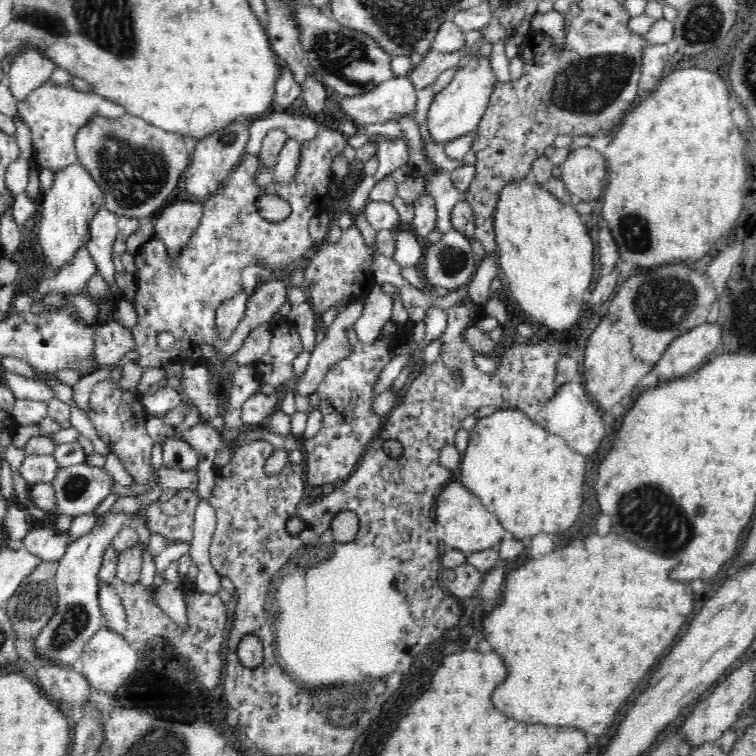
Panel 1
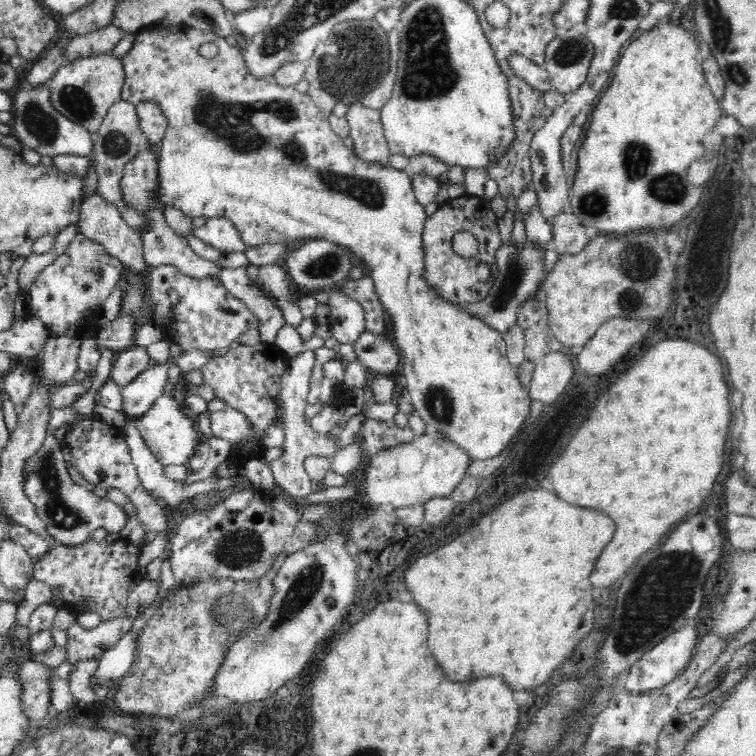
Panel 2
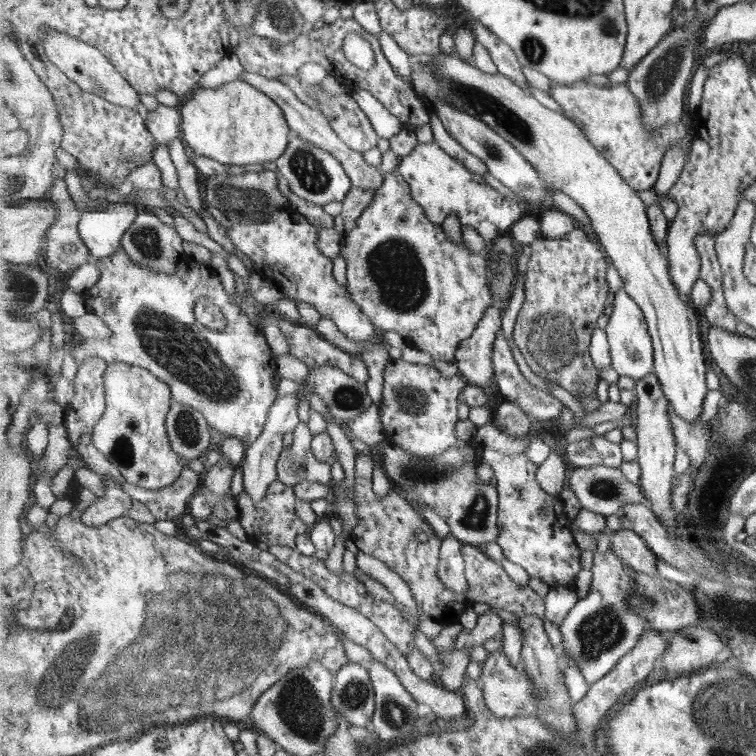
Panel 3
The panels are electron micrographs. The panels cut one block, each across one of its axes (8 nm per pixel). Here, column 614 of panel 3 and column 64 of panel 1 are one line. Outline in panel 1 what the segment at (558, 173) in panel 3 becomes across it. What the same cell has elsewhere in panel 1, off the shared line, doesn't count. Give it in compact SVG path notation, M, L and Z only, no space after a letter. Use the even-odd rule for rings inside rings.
M80 161L64 165L64 168L56 170L53 175L52 186L48 188L44 198L40 198L37 219L40 220L38 248L42 249L42 260L47 264L48 270L56 274L74 258L78 248L84 246L89 239L91 218L104 204L102 191Z

